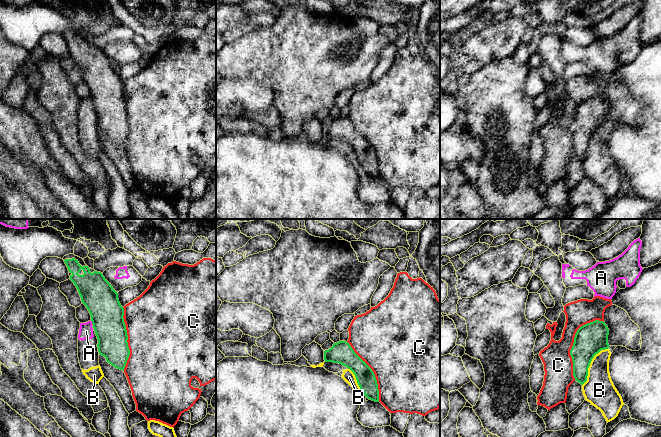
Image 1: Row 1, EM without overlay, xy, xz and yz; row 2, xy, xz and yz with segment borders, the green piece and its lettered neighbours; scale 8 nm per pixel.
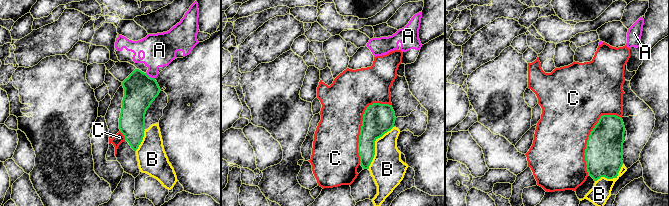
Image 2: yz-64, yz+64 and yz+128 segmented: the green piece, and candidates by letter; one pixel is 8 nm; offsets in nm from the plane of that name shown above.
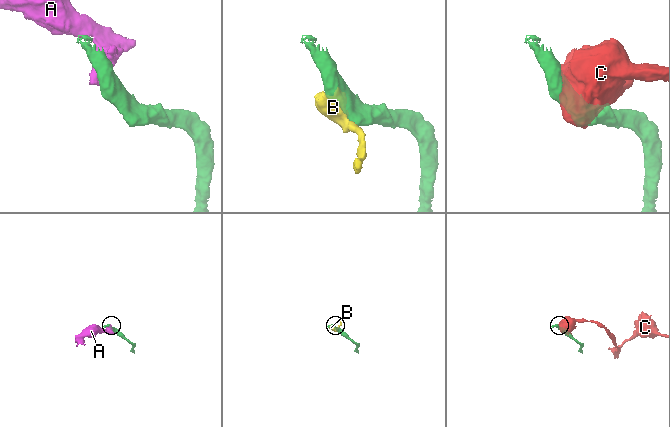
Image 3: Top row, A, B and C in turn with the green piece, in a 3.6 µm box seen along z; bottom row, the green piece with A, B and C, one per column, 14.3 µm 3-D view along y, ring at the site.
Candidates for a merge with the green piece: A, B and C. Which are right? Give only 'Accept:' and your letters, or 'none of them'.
Accept: none of them

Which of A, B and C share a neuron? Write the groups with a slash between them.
A B / C

